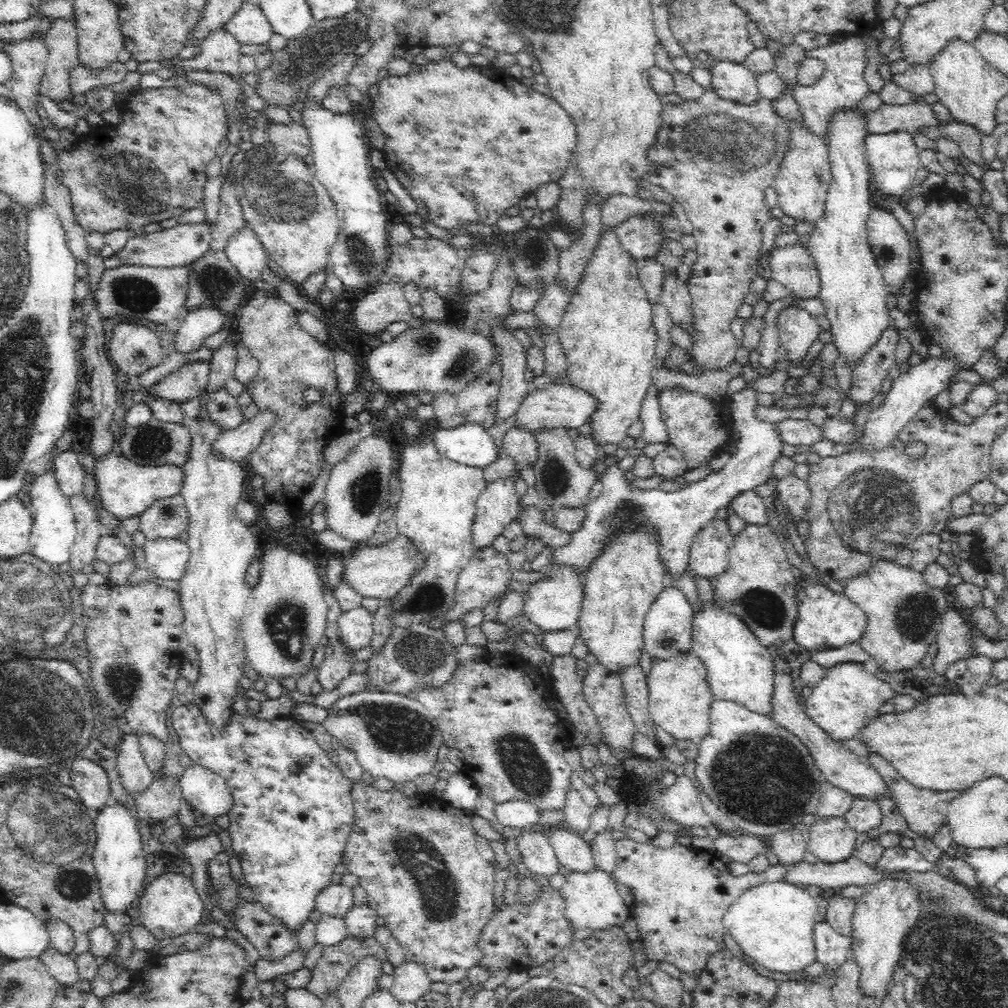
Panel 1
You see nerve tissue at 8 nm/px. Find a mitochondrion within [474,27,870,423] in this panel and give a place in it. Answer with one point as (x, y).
(720, 144)

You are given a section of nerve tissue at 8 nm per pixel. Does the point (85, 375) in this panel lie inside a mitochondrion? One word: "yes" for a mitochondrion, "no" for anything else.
no

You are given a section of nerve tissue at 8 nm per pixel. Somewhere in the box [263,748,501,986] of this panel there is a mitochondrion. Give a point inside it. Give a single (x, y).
(439, 895)

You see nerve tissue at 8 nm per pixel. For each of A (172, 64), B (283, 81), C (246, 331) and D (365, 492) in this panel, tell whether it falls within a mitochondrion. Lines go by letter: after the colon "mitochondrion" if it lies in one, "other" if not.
A: other
B: mitochondrion
C: other
D: mitochondrion

